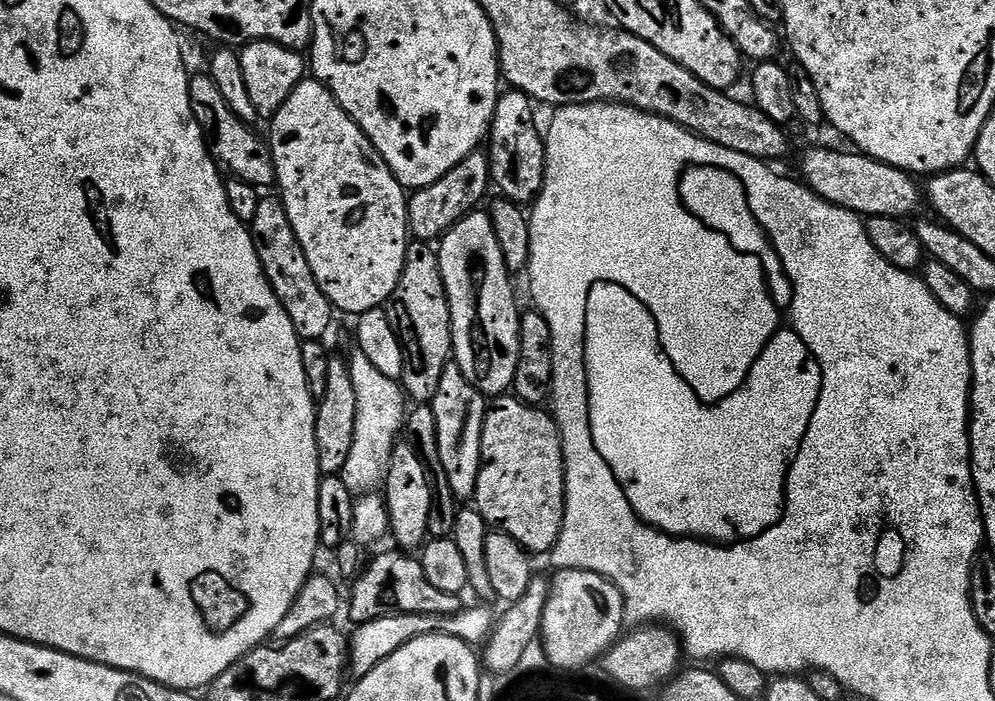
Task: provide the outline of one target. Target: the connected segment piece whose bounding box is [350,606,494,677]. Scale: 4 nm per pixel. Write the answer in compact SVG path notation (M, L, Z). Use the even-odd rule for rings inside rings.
M480 606L484 608L461 607L458 612L451 612L448 616L439 616L438 614L410 614L409 612L393 611L391 616L379 616L365 624L357 624L350 632L350 668L356 671L357 677L362 677L374 666L378 666L394 650L398 650L406 642L410 642L419 636L453 636L462 642L473 646L483 645L488 639L489 632L494 627L494 612L492 616L491 607Z

